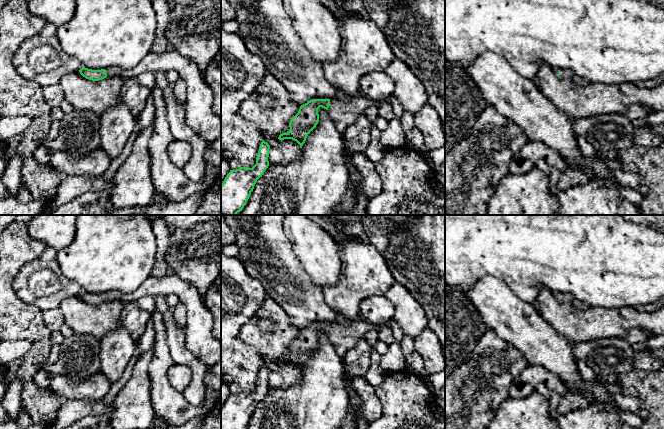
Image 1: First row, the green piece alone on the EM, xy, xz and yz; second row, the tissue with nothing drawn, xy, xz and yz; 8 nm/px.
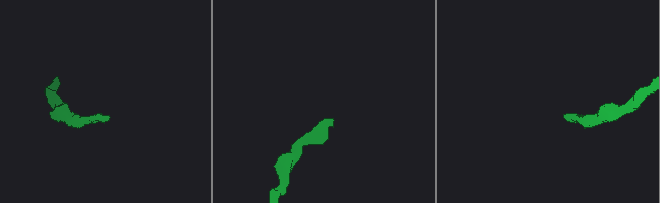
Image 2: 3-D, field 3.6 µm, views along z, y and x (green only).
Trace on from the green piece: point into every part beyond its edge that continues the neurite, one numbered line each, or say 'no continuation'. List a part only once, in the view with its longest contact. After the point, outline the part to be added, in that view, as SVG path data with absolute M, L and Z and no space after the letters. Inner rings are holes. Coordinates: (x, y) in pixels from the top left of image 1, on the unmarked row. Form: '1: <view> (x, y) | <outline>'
1: xz (409, 315) | M395 282L385 293L385 297L393 304L395 313L384 323L362 320L354 324L345 321L330 324L329 341L340 356L343 357L360 340L366 339L366 334L371 329L379 332L383 328L391 329L393 324L397 324L404 334L416 336L427 328L423 307L403 285Z

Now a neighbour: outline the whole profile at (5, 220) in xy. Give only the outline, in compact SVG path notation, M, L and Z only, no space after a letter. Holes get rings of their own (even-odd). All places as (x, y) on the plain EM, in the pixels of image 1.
M0 215L0 234L14 221L15 215Z

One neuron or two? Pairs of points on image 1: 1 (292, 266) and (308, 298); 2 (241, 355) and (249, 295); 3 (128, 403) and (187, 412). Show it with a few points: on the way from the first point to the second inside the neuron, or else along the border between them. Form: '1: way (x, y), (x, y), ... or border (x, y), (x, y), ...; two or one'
1: way (294, 274), (302, 282), (306, 290); one
2: way (232, 340), (232, 313), (235, 310); one
3: border (149, 384), (150, 401), (156, 414); two

